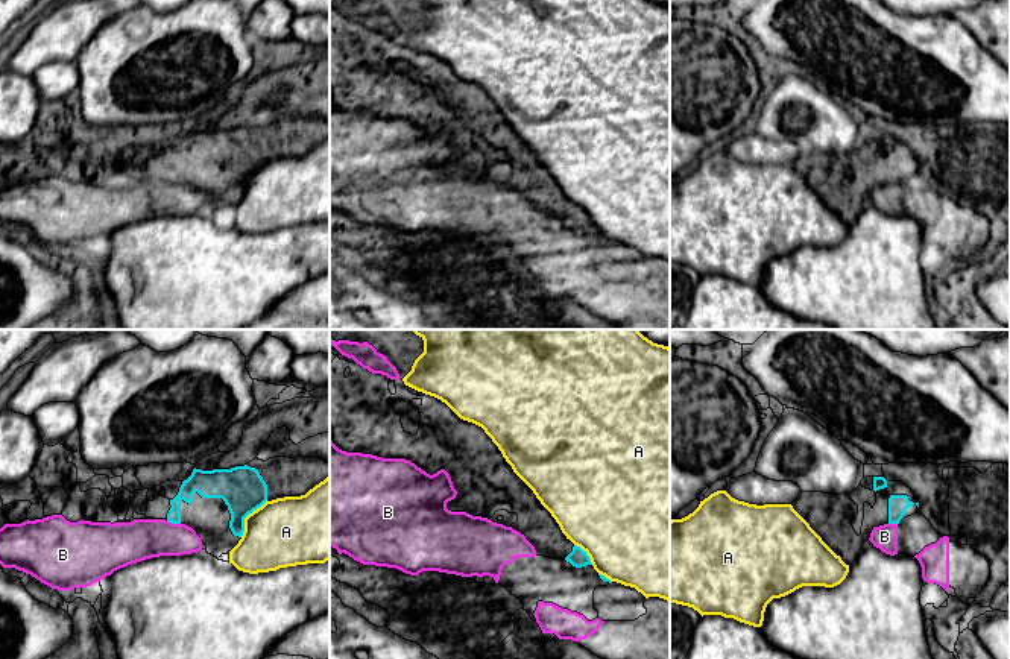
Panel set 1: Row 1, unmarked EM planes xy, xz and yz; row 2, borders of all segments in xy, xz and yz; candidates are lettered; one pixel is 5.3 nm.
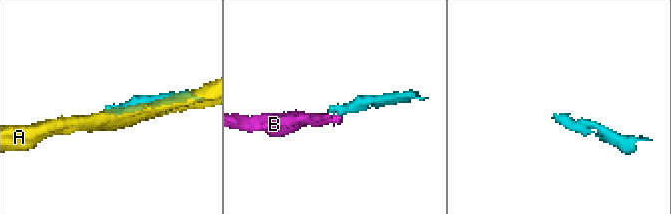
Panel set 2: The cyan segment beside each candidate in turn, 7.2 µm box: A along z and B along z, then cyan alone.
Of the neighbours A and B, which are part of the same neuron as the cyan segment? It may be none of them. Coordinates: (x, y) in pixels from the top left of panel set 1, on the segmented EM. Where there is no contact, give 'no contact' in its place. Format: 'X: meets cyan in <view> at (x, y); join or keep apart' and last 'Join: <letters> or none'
A: meets cyan in xy at (246, 515); keep apart
B: meets cyan in xy at (173, 523); keep apart
Join: none

